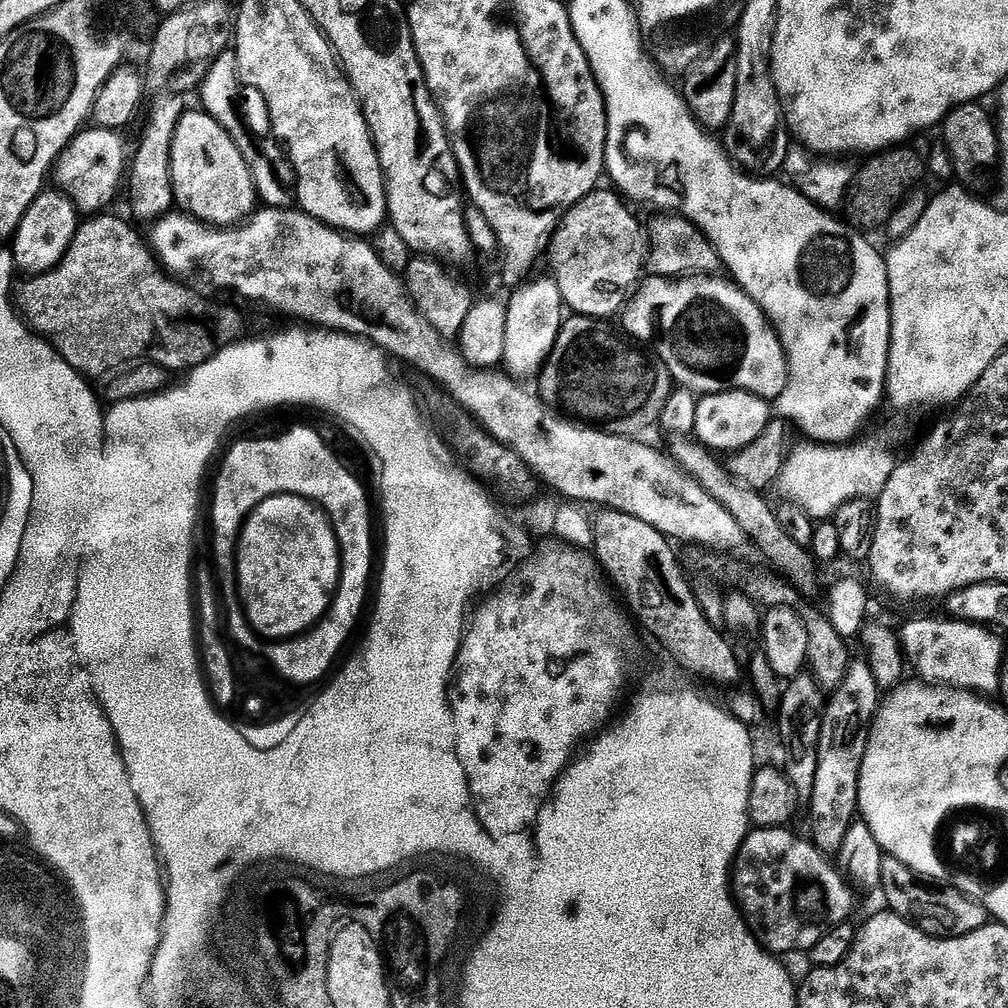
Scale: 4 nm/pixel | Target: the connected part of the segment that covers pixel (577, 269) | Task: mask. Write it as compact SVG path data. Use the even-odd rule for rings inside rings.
M591 192L564 214L552 237L550 256L560 263L554 273L560 293L565 305L581 316L609 318L620 307L623 309L630 300L628 291L641 283L640 275L644 268L646 272L650 260L645 225L643 228L639 218L627 208L629 205L612 192Z

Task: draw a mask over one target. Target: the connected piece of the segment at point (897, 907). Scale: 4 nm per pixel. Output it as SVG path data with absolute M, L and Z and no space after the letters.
M893 856L884 857L878 888L884 891L887 911L898 914L918 930L939 940L953 940L974 934L974 930L984 928L990 922L990 913L985 905L971 900L954 887L941 886L937 881L920 876L910 870L906 862L898 862L898 858Z

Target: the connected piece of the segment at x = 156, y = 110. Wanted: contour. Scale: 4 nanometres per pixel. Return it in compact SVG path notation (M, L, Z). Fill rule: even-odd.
M164 92L152 104L152 113L148 116L148 125L144 128L144 137L140 140L140 149L134 152L130 166L132 182L132 212L140 220L155 222L173 211L172 195L172 143L178 130L178 122L186 111L184 100L172 92Z

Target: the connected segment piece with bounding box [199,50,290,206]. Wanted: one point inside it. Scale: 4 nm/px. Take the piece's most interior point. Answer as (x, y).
(221, 87)

